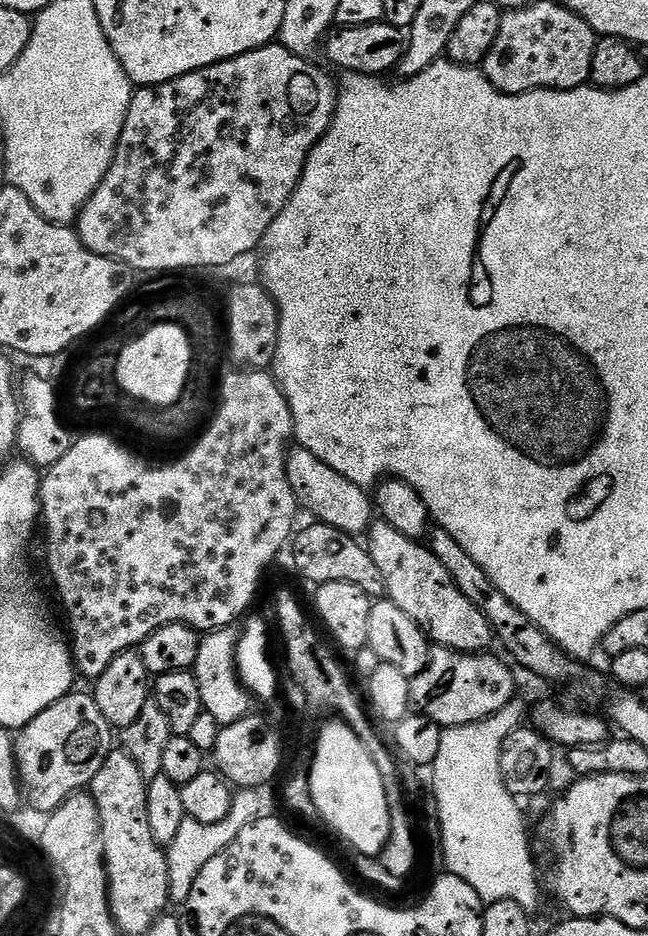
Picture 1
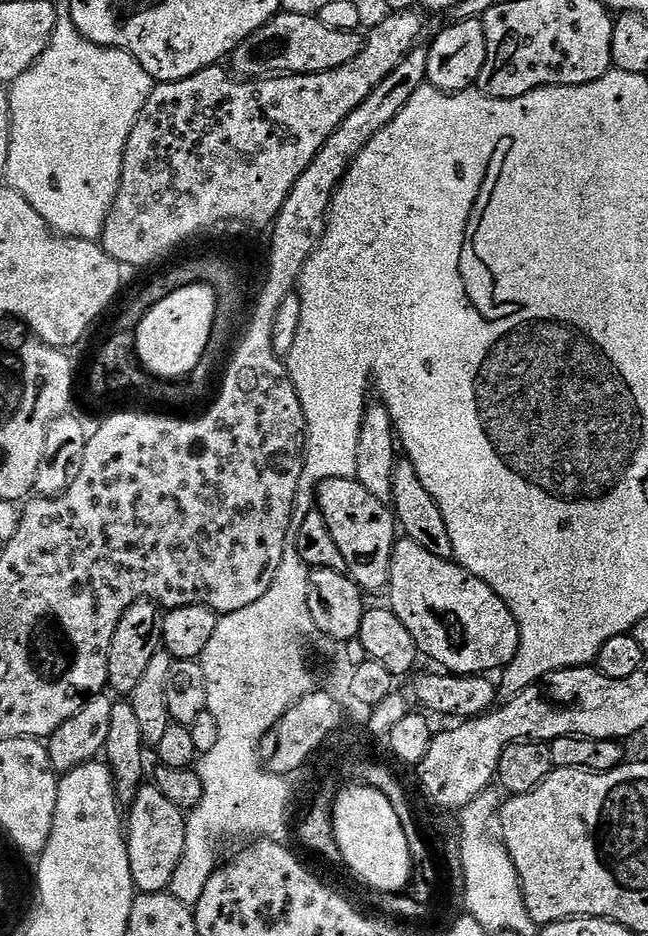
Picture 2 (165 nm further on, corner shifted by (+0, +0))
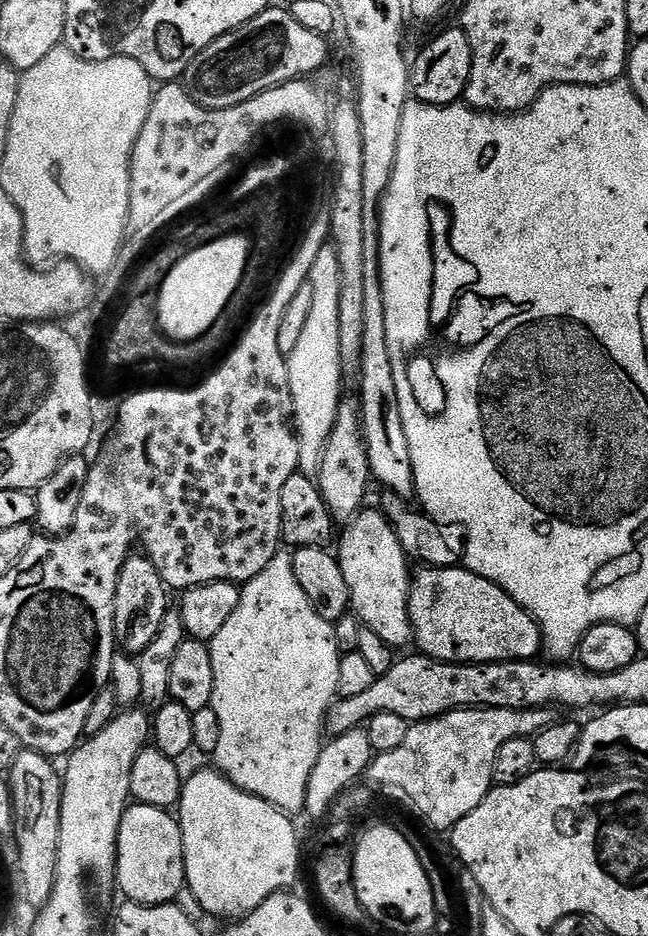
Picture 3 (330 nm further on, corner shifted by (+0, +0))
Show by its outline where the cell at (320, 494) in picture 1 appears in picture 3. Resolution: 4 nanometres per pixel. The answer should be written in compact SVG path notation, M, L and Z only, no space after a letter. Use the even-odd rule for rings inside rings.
M368 506L357 512L356 517L347 521L343 528L338 536L338 559L342 566L342 575L346 577L346 586L350 586L351 611L363 627L374 630L374 634L378 634L378 638L382 638L382 642L386 642L394 650L411 645L414 637L408 613L408 592L412 589L410 571L408 572L410 561L398 542L398 534L392 528L392 523L385 518L383 511L376 509L375 512Z

